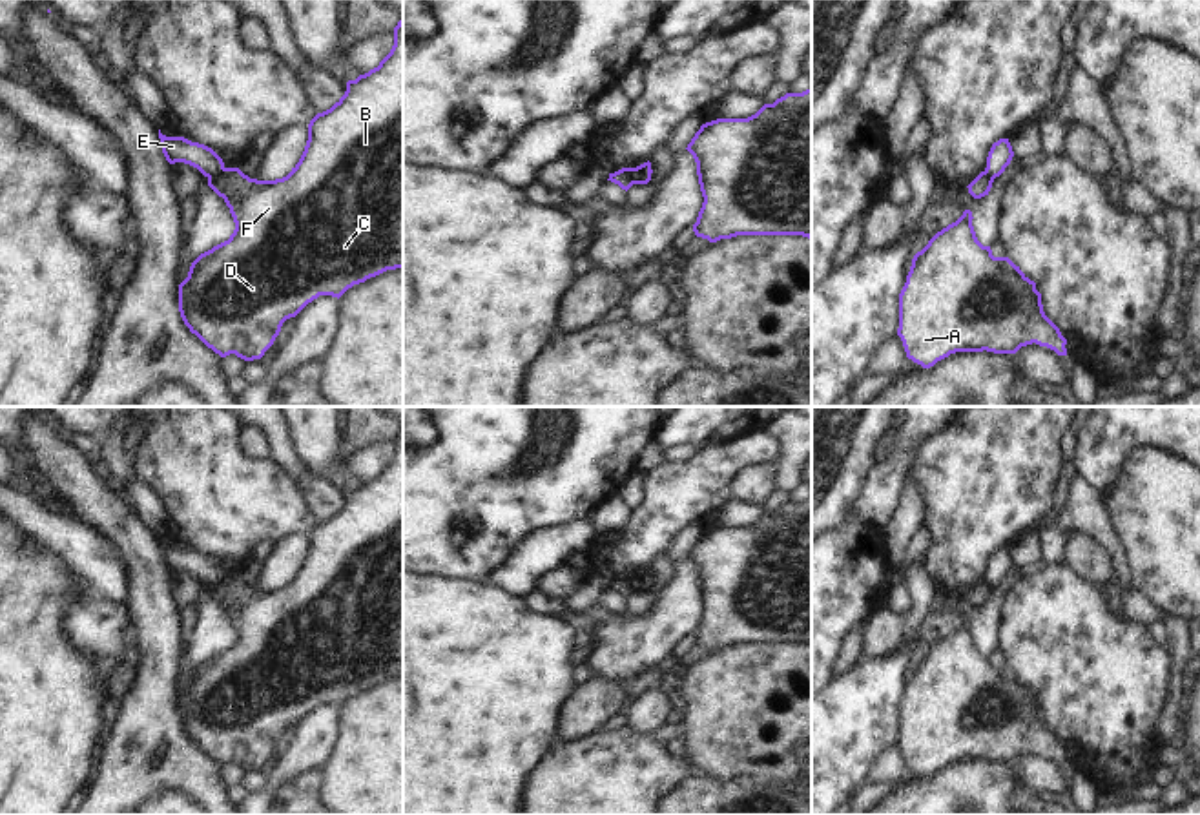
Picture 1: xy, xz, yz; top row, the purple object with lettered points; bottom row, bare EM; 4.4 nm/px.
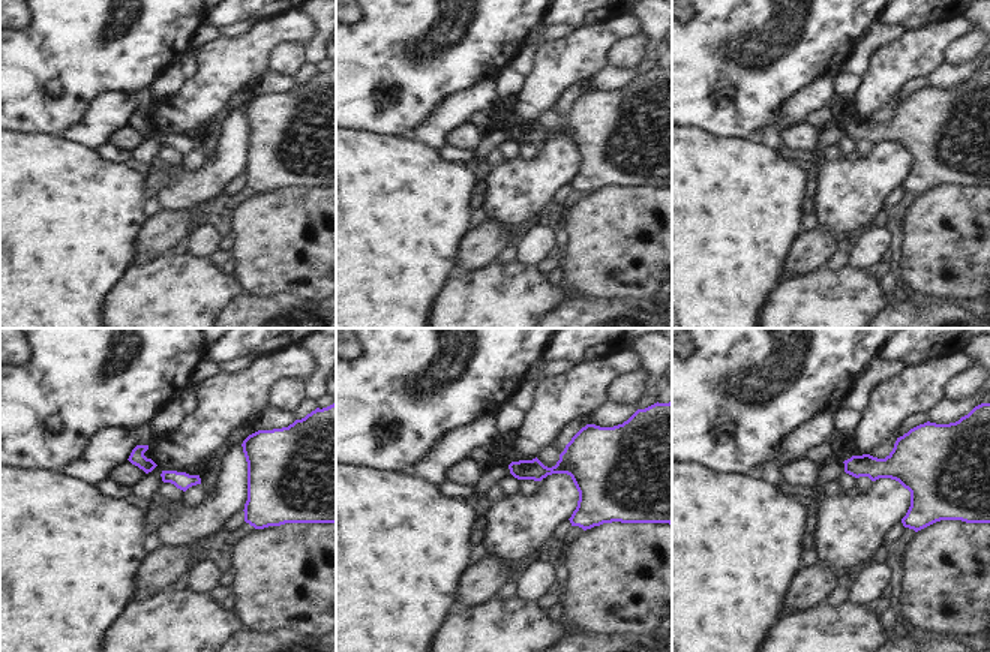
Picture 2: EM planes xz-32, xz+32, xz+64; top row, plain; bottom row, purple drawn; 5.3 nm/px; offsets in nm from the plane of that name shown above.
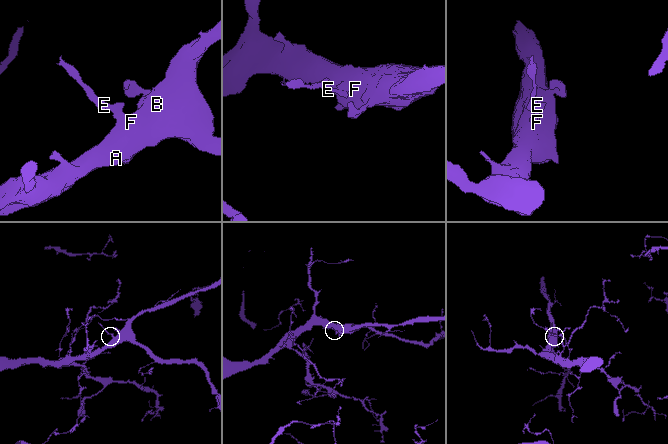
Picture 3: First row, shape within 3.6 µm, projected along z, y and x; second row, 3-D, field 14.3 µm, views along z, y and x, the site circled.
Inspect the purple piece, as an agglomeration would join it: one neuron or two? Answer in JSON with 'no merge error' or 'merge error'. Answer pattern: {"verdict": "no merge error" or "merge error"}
{"verdict": "merge error"}

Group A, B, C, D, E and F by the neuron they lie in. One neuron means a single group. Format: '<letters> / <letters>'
A B C D F / E

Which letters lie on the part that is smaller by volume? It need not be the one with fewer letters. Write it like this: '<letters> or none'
E

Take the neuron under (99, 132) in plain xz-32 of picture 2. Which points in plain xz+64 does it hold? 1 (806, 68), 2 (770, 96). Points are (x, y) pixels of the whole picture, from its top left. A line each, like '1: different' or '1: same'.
1: different
2: different

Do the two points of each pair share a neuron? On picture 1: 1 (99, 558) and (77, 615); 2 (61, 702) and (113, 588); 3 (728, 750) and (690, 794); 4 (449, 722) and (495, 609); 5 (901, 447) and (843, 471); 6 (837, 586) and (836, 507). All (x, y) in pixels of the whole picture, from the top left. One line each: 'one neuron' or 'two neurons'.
1: two neurons
2: two neurons
3: two neurons
4: one neuron
5: two neurons
6: two neurons

